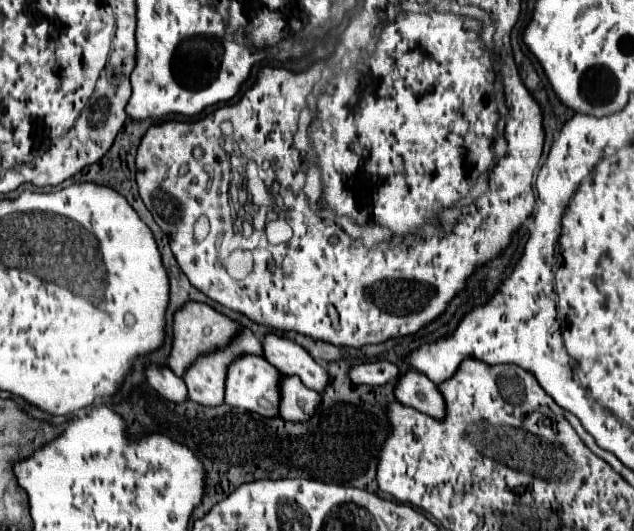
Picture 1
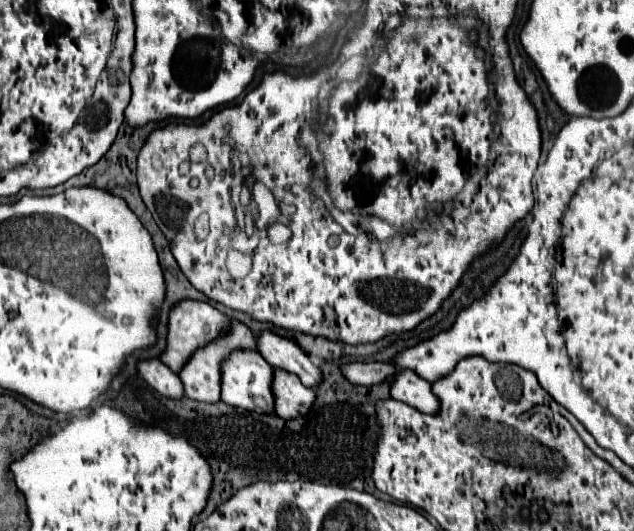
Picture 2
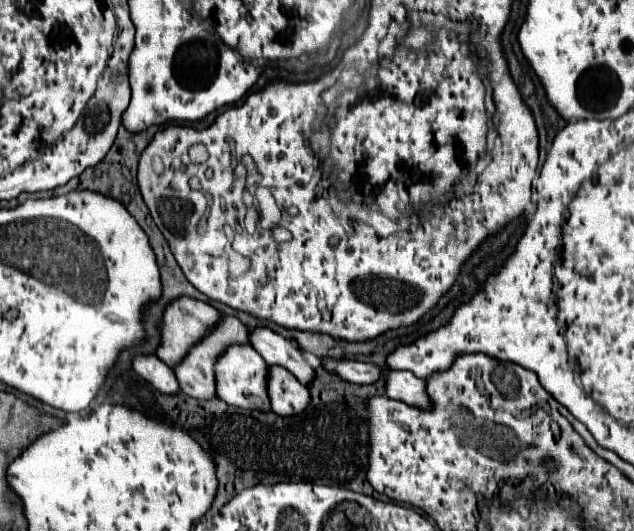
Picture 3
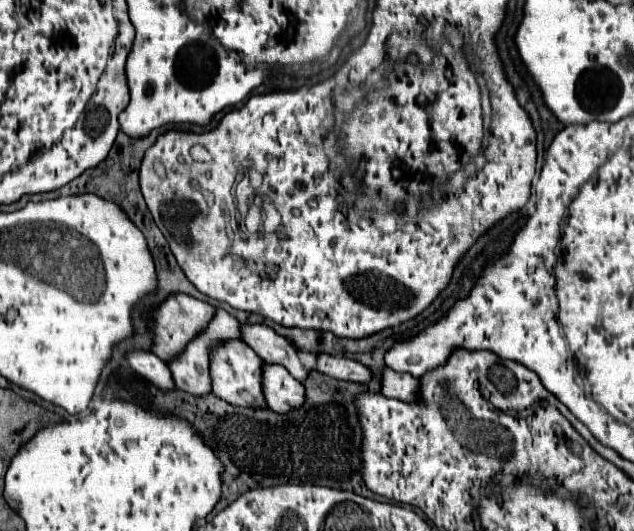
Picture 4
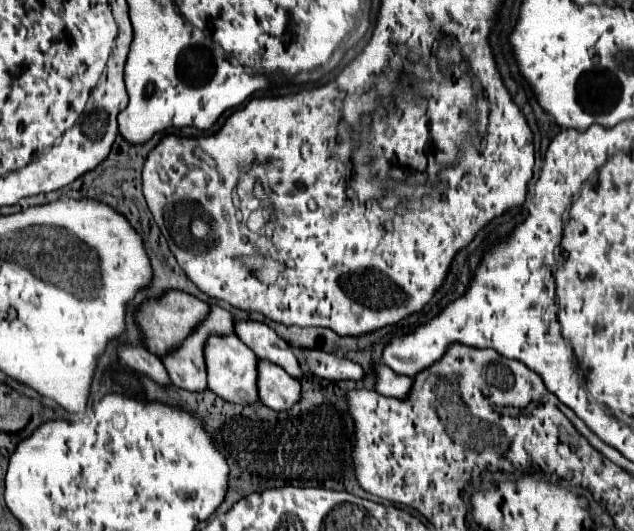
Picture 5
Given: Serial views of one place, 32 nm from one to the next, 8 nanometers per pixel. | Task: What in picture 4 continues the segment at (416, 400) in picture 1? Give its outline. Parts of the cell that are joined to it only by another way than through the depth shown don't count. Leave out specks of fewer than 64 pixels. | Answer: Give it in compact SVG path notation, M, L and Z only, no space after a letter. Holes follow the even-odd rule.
M382 368L382 382L380 382L380 392L388 398L412 402L416 398L418 390L418 380L410 374L400 374L390 368Z

